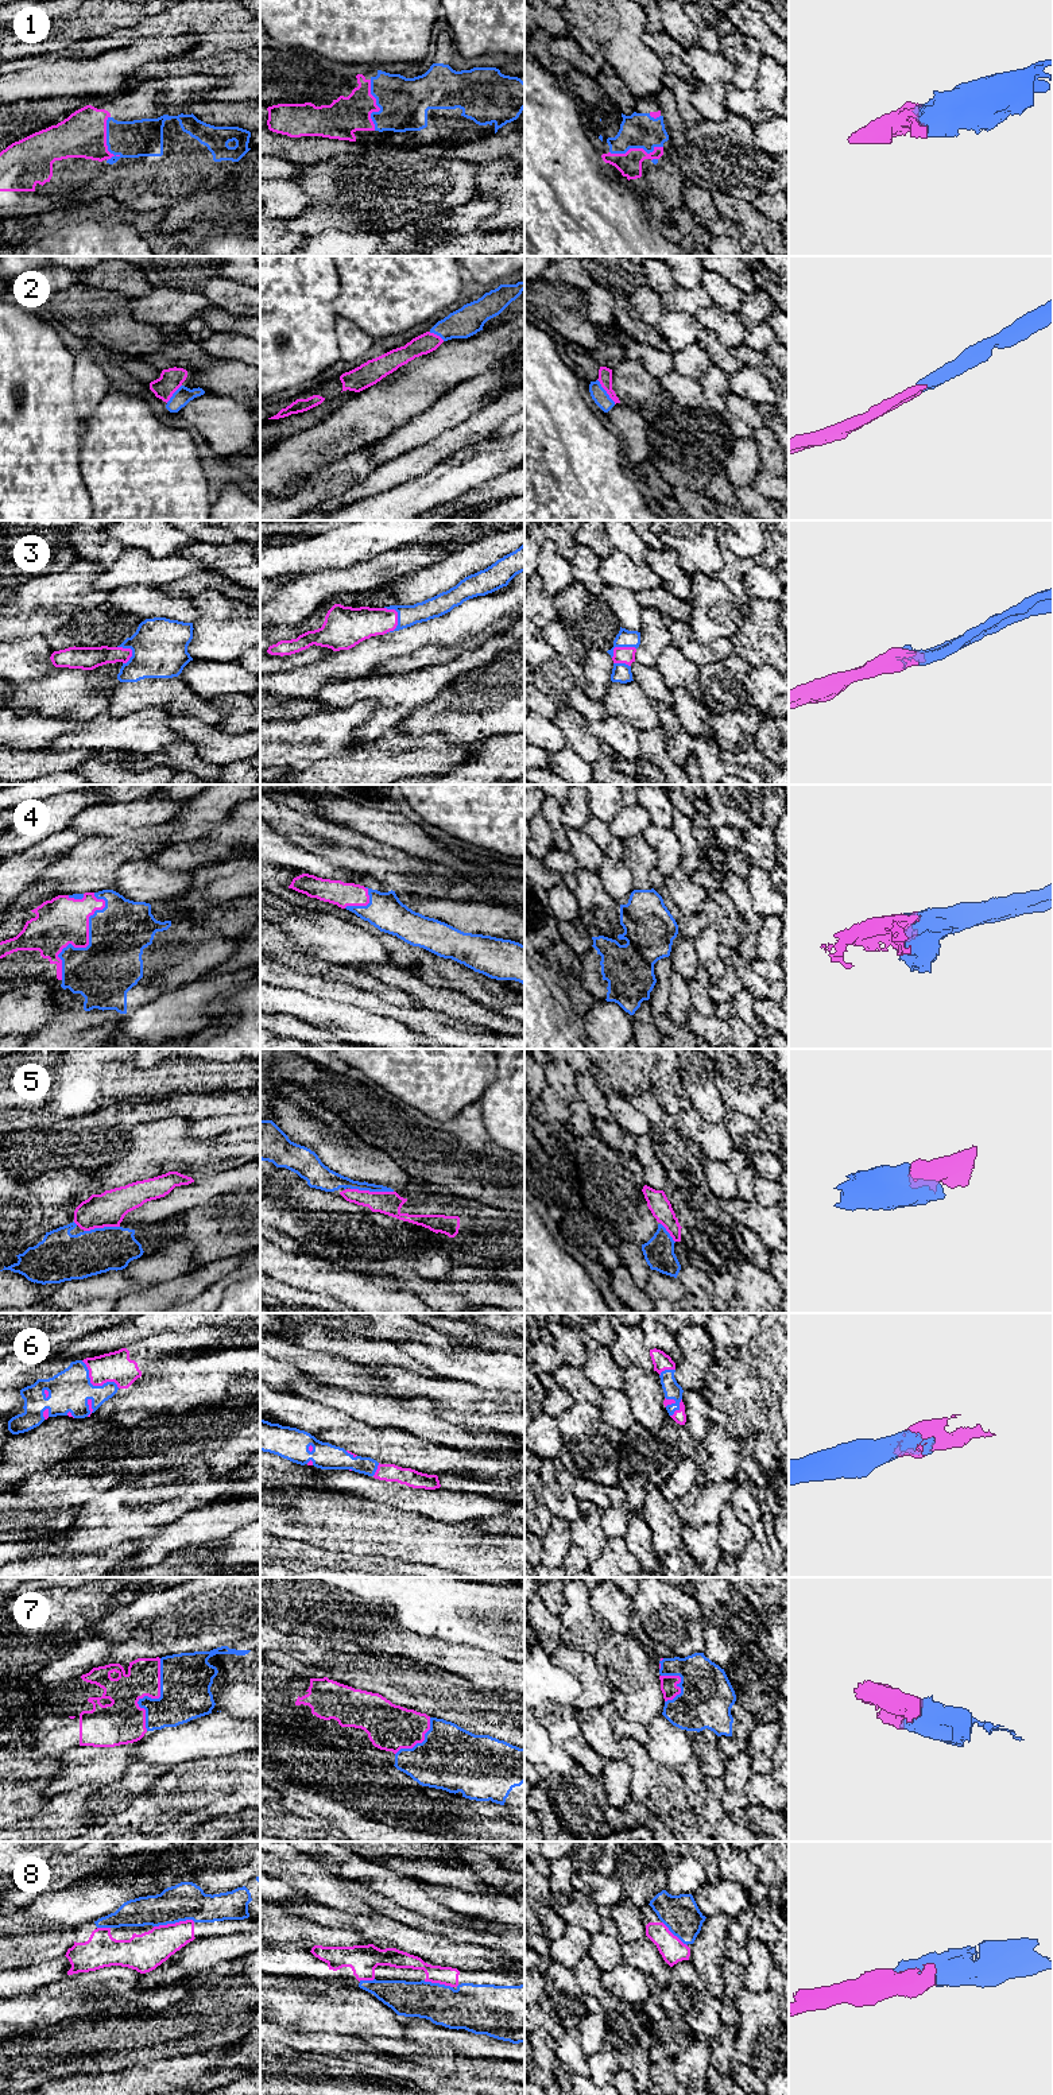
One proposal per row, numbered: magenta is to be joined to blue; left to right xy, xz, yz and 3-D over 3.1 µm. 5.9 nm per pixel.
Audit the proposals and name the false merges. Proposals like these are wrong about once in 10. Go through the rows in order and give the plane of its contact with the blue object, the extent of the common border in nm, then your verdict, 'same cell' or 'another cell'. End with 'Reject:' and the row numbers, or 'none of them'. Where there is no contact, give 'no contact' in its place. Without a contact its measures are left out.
1: meets blue in xy; contact 280 nm long; same cell
2: meets blue in yz; contact 190 nm long; same cell
3: meets blue in xz; contact 160 nm long; same cell
4: meets blue in xy; contact 550 nm long; same cell
5: meets blue in xz; contact 260 nm long; same cell
6: meets blue in xy; contact 280 nm long; same cell
7: meets blue in xy; contact 440 nm long; same cell
8: meets blue in xy; contact 260 nm long; same cell
Reject: none of them

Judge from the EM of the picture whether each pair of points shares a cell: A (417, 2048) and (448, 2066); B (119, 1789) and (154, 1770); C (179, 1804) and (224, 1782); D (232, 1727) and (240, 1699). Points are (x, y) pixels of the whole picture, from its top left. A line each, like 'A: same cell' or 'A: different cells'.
A: same cell
B: same cell
C: same cell
D: different cells

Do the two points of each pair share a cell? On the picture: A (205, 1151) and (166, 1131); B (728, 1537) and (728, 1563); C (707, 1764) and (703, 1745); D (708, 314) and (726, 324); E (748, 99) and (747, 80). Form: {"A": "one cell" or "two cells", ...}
{"A": "one cell", "B": "two cells", "C": "one cell", "D": "one cell", "E": "two cells"}

